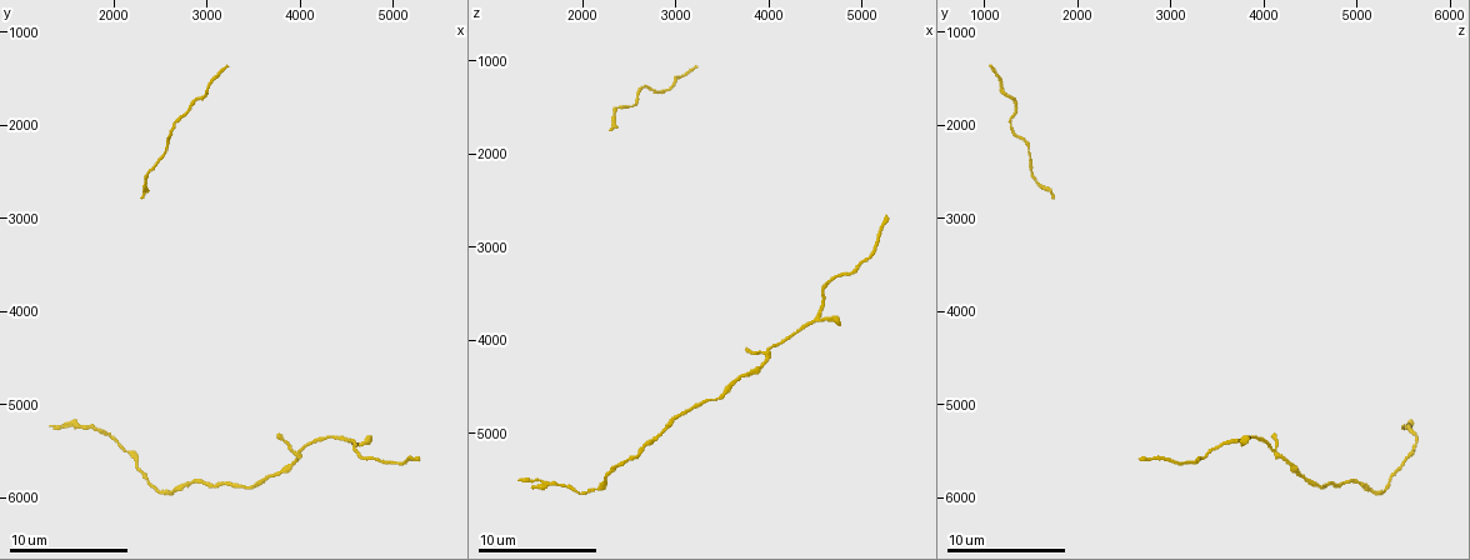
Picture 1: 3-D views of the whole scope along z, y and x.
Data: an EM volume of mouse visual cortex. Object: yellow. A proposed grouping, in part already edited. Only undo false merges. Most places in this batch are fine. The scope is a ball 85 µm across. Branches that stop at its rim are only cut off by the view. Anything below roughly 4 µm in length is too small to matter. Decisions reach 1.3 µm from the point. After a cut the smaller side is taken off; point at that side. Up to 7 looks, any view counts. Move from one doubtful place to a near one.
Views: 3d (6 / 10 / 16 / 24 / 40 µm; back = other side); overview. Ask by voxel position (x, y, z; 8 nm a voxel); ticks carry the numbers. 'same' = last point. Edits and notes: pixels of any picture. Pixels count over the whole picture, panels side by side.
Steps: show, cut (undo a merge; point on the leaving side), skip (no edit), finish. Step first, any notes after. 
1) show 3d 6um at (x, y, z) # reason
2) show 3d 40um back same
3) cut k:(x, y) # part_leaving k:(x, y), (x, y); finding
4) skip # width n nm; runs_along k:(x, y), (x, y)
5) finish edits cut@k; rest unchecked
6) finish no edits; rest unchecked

show 3d 6um at (4450, 5400, 3850) # thick turns thin

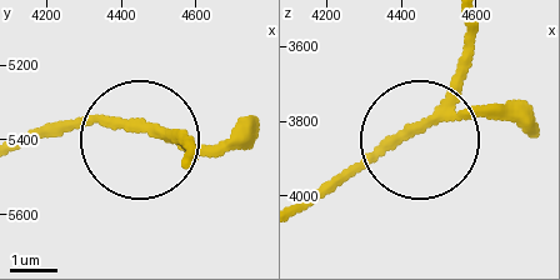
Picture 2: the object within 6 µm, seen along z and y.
skip # runs_along 2:(26, 143), (63, 126), (166, 126), (190, 139); continuous, no second neuron

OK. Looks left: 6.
show 3d 10um at (4000, 5550, 4150) # side arm on a straight run

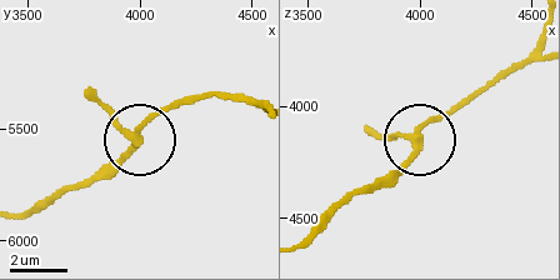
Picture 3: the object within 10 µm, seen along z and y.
skip # side_arm 18 um; arms 3; all the same neuron

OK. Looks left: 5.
show 3d 10um at (3400, 5850, 4650)

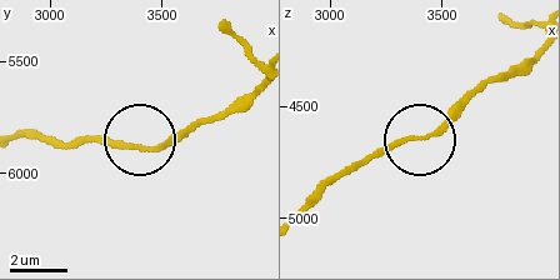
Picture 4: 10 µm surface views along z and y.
skip # runs_along 4:(536, 54), (473, 89), (423, 138), (386, 144), (339, 175); one neuron here

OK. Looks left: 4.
finish no edits; rest unchecked

